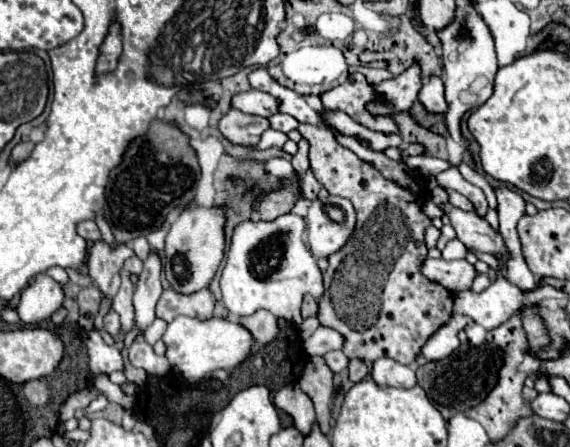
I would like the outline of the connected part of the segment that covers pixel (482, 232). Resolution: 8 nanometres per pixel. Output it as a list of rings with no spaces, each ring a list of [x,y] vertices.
[[[442,203],[440,209],[448,215],[450,225],[454,227],[458,239],[476,251],[482,253],[504,253],[504,239],[500,237],[500,233],[496,233],[486,219],[476,217],[476,213],[470,211],[462,211],[450,203]]]

